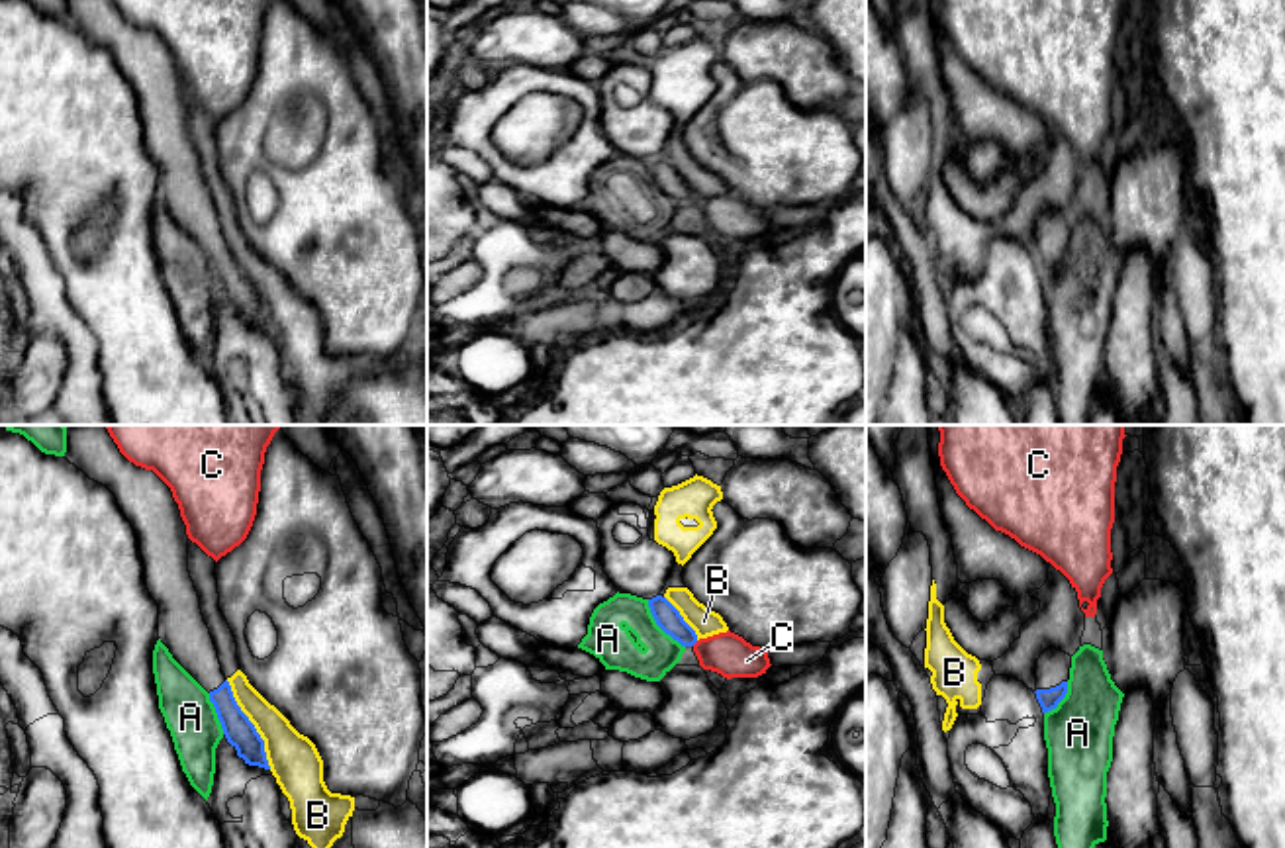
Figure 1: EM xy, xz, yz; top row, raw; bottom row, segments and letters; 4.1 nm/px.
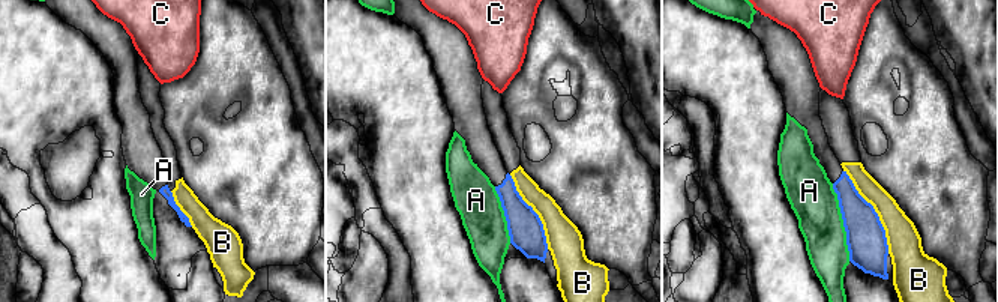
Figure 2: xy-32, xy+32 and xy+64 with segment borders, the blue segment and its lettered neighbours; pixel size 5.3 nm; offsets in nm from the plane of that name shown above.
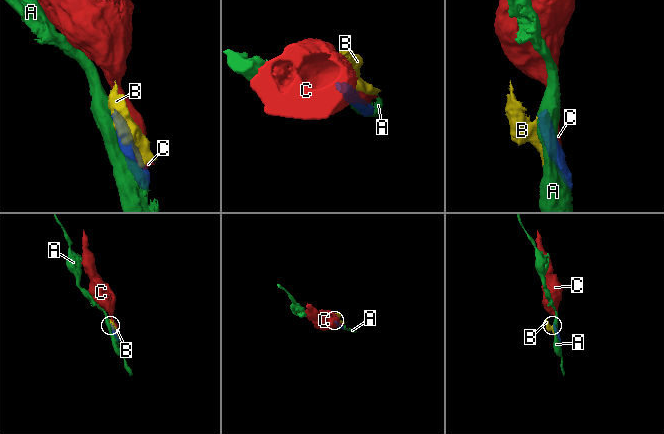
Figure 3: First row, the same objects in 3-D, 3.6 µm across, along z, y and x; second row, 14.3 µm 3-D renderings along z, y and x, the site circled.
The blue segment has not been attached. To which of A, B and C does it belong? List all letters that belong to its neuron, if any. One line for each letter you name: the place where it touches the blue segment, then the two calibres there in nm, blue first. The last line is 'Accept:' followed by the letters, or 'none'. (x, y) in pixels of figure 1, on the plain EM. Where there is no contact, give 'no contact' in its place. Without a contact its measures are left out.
Accept: none

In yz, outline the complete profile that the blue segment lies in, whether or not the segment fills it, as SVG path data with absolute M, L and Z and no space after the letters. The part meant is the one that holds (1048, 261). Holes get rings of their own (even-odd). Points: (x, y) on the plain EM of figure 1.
M1048 210L1036 221L1036 260L1042 268L1042 274L1048 274L1058 268L1058 264L1068 255L1071 217Z

